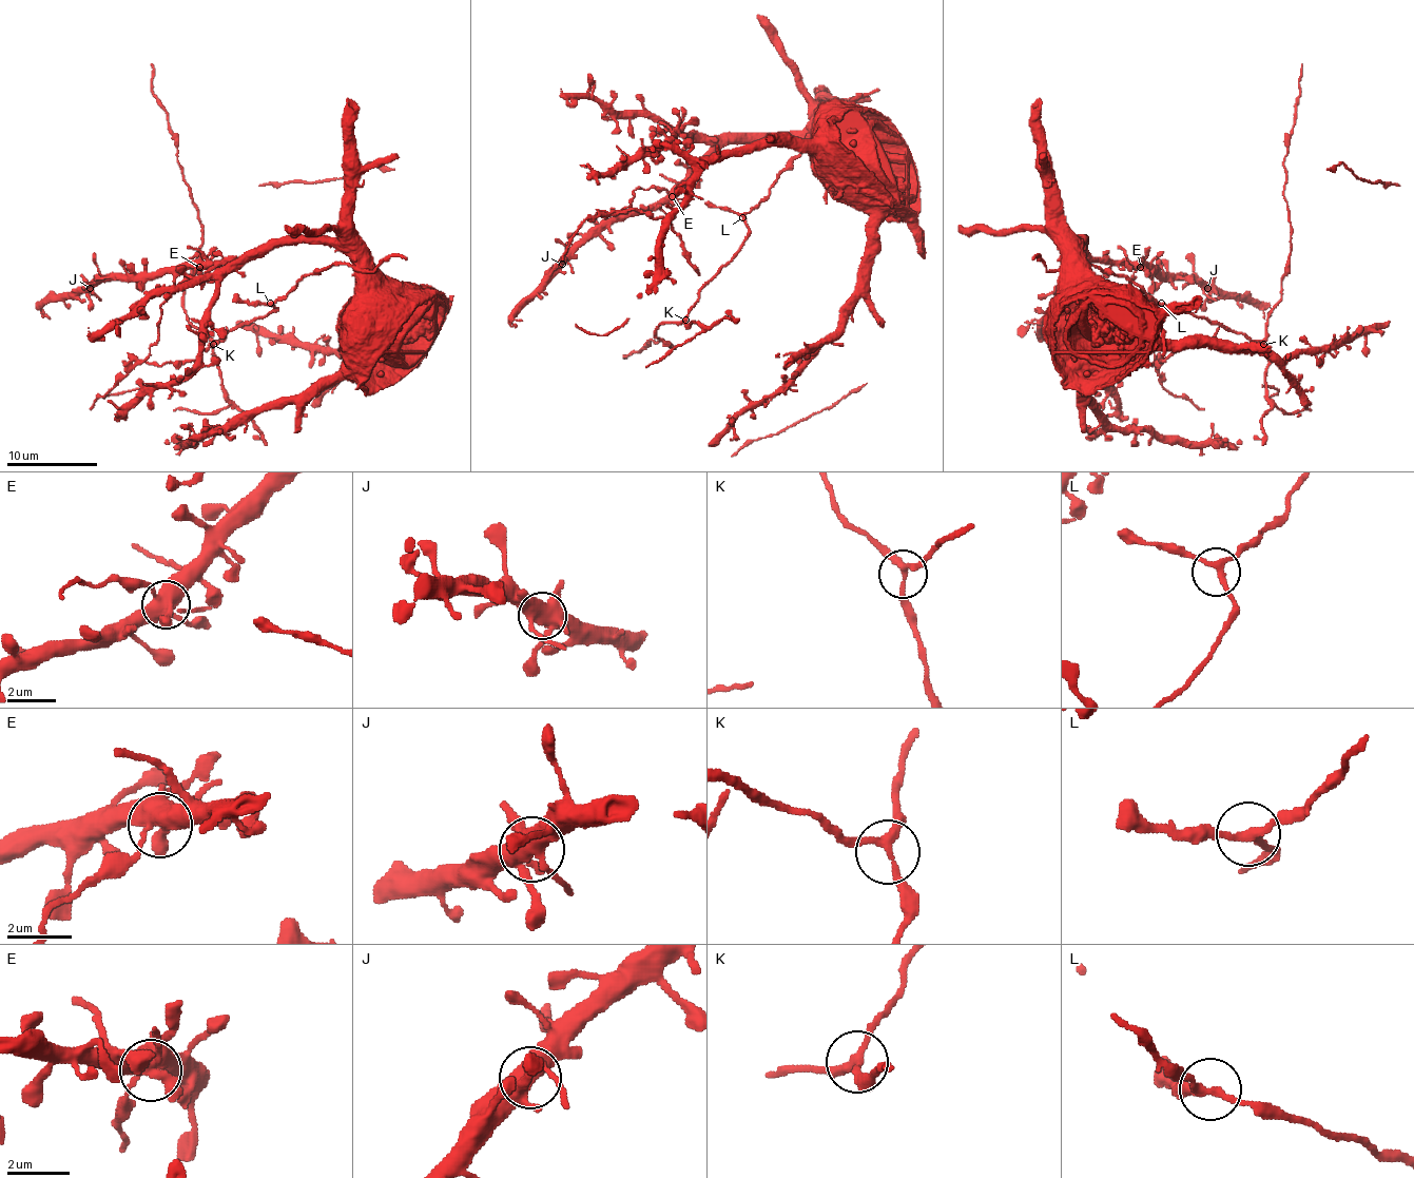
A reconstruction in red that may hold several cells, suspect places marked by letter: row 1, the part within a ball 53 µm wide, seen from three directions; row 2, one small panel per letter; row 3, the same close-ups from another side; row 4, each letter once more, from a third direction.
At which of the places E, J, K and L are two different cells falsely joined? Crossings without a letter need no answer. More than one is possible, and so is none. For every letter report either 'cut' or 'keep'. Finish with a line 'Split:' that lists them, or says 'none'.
E: cut
J: keep
K: keep
L: keep
Split: E

